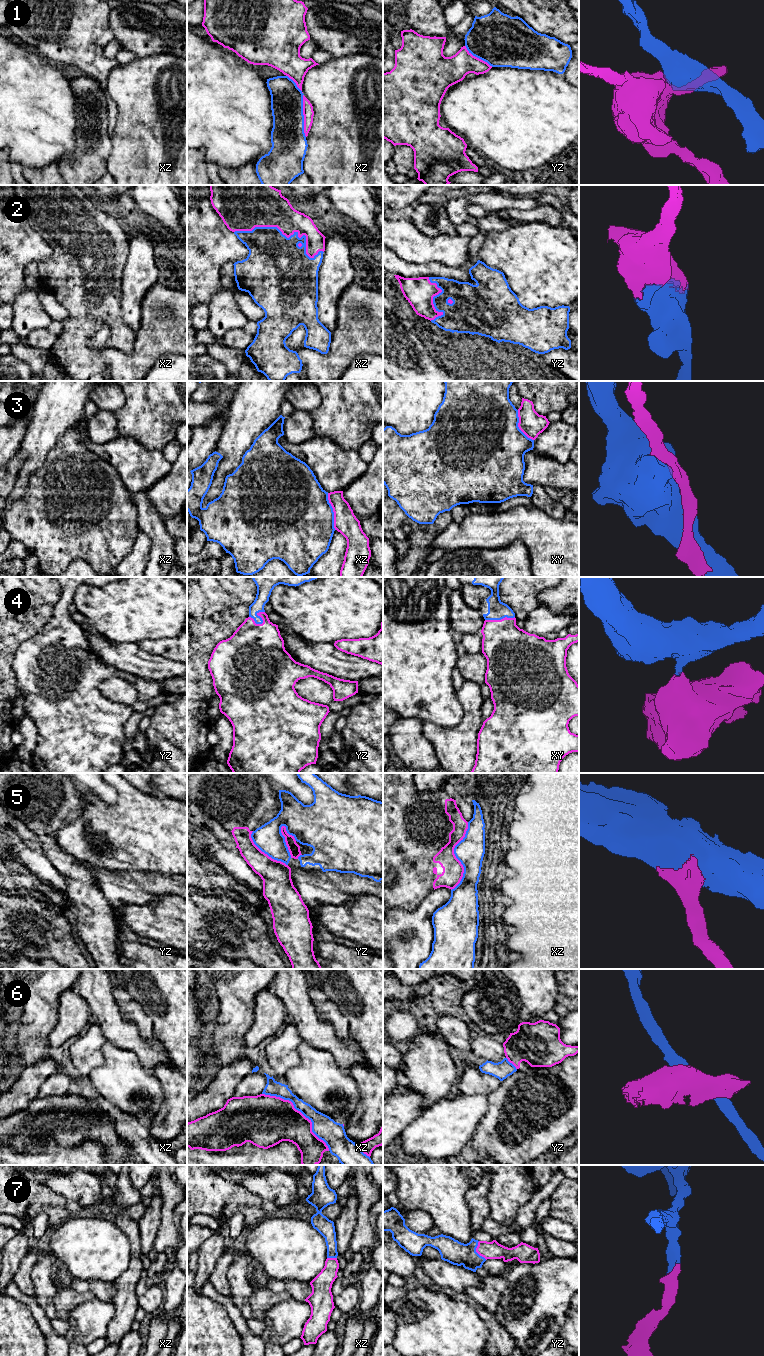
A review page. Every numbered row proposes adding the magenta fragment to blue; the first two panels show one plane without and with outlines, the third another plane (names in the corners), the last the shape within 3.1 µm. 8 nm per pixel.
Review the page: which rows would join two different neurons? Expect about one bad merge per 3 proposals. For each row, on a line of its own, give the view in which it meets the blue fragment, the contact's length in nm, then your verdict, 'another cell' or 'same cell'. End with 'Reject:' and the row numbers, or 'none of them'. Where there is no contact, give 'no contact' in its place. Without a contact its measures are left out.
1: contact in xz; length 500 nm; another cell
2: contact in xz; length 750 nm; same cell
3: contact in xz; length 300 nm; another cell
4: contact in yz; length 140 nm; same cell
5: contact in xz; length 550 nm; another cell
6: contact in xz; length 700 nm; another cell
7: contact in yz; length 170 nm; same cell
Reject: 1, 3, 5, 6

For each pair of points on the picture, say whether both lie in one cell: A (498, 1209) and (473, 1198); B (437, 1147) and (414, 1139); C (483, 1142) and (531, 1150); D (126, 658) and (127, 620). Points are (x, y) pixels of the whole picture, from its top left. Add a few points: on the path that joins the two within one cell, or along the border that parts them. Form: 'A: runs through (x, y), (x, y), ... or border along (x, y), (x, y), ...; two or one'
A: border along (491, 1182), (488, 1193), (489, 1215); two
B: runs through (431, 1141), (429, 1139), (420, 1139); one
C: runs through (495, 1142), (499, 1142), (511, 1149), (519, 1149); one
D: border along (104, 636), (118, 642), (134, 642), (137, 644); two

